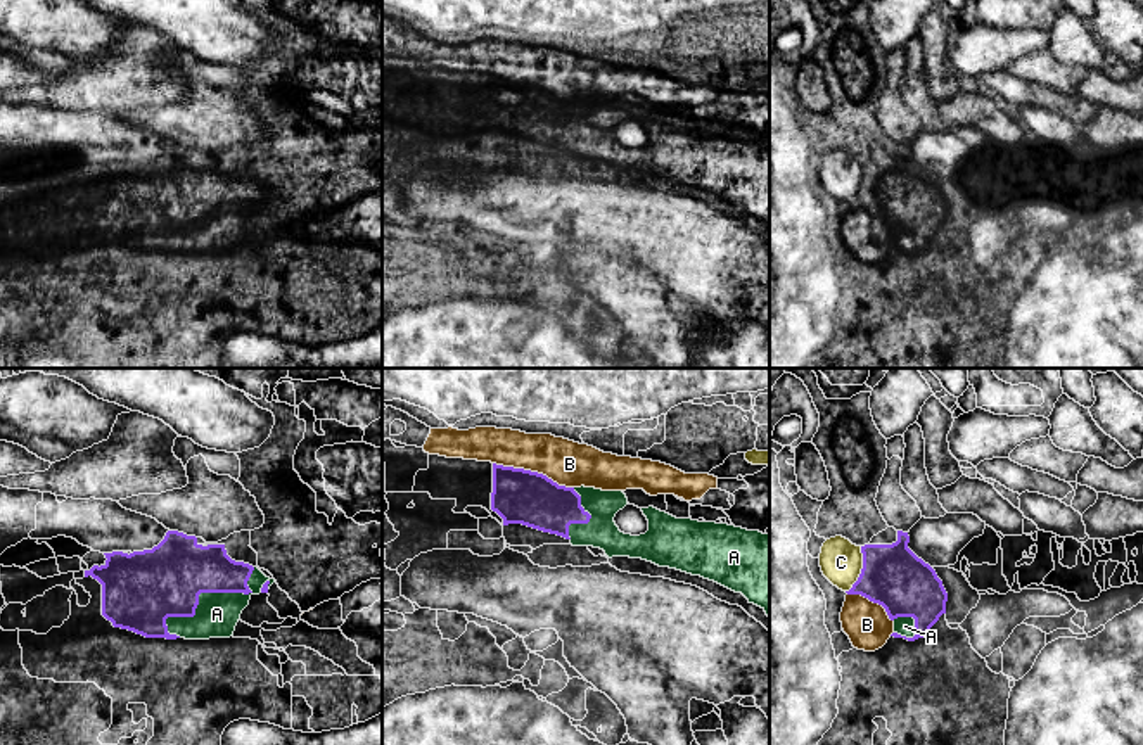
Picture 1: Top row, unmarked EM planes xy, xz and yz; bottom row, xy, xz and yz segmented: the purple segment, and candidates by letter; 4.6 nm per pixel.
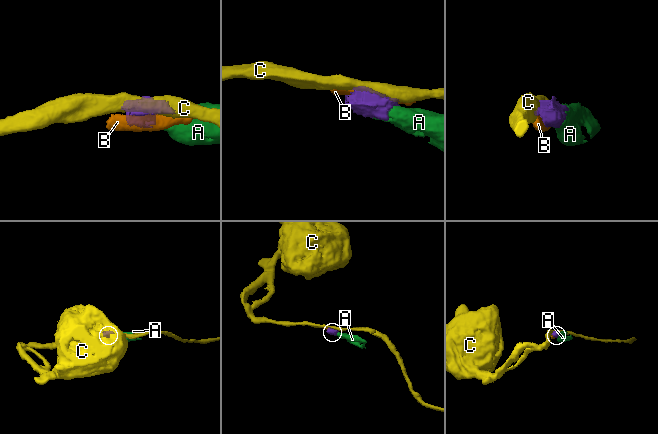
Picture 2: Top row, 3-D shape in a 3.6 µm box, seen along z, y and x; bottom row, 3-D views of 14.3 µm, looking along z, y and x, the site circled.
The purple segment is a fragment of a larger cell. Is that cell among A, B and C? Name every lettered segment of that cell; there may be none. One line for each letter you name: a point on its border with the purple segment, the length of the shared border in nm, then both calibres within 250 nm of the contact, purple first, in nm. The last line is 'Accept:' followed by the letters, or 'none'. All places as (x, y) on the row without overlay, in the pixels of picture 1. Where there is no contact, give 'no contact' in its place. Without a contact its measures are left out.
A: contact xy (206, 204); length 500 nm; calibres 320 and 200 nm
Accept: A

